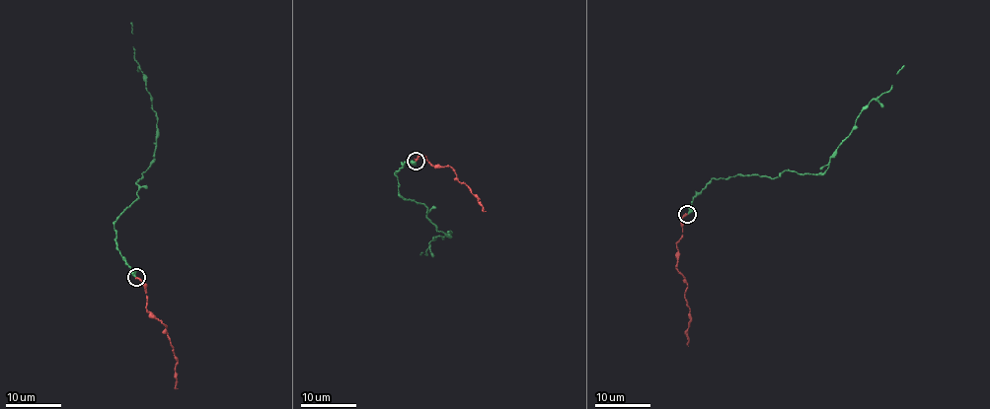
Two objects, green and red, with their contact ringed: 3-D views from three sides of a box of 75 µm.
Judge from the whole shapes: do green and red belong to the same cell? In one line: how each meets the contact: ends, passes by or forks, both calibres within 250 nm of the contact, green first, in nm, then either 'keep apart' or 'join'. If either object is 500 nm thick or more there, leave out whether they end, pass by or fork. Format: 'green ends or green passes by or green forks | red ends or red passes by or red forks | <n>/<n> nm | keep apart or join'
green ends | red ends | 320/240 nm | join

